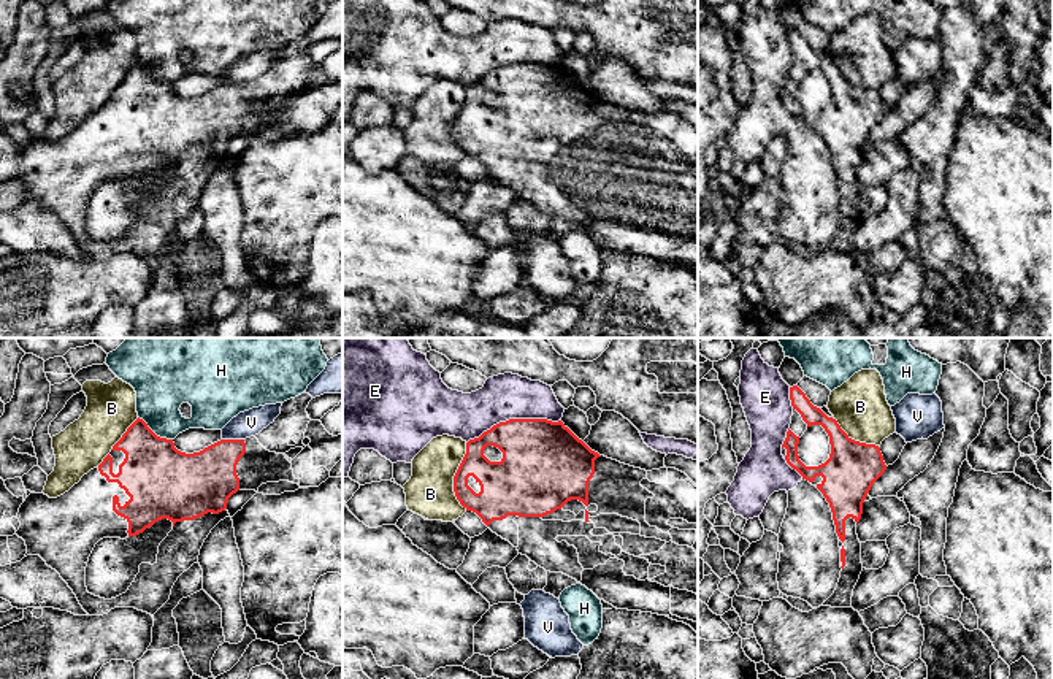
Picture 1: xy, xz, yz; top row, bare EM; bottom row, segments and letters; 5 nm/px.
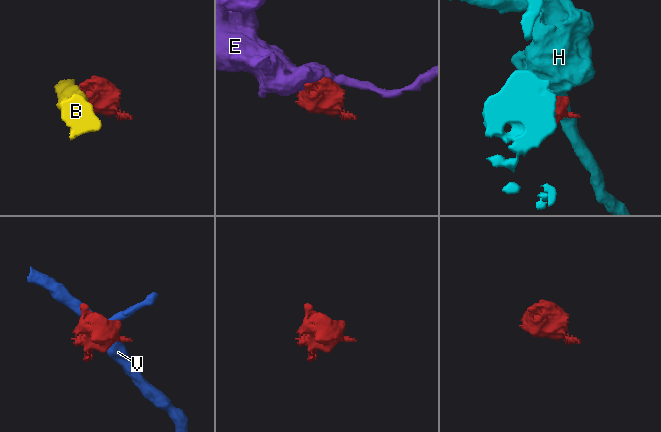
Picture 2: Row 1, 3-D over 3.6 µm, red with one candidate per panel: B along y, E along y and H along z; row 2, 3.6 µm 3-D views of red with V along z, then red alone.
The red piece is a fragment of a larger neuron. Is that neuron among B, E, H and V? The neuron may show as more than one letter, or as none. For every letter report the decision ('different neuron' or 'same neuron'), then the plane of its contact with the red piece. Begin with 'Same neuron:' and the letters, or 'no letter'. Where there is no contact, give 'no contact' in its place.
Same neuron: no letter
B: different neuron; meets red in xz
E: different neuron; meets red in xz
H: different neuron; meets red in xy
V: different neuron; meets red in xy

